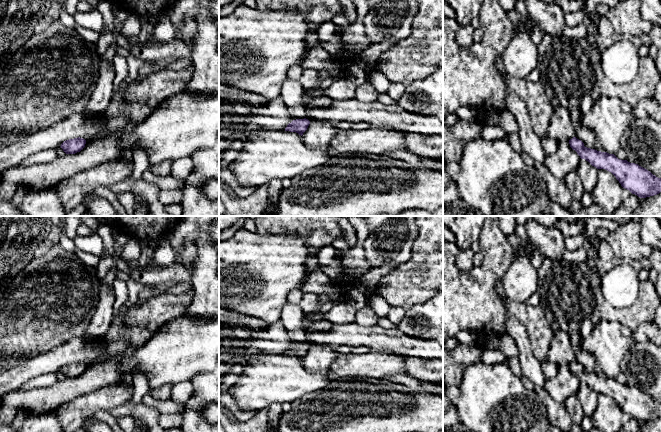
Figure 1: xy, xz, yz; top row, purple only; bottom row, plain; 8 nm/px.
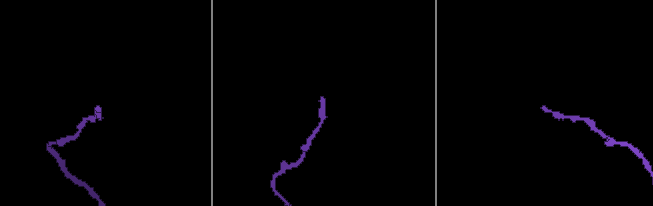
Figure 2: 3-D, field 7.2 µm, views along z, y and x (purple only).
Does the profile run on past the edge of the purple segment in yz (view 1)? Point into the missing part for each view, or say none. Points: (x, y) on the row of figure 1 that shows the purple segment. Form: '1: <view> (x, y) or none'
1: none

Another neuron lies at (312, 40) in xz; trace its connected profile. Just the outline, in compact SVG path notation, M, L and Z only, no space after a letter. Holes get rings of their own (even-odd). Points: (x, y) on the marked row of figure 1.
M311 32L308 33L306 36L306 45L309 49L312 49L313 47L319 45L320 42L318 40L317 32Z

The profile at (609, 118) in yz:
M601 96L583 116L582 124L592 130L609 154L621 149L624 132L636 118L632 106L616 97Z

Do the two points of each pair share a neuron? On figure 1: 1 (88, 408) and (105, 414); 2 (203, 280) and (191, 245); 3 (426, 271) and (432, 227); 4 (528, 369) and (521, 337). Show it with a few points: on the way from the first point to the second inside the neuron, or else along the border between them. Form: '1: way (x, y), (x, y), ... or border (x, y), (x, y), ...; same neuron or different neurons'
1: border (109, 408), (103, 408), (93, 416); different neurons
2: border (199, 235), (197, 257), (190, 266), (185, 268); different neurons
3: way (432, 260), (432, 238); same neuron
4: way (528, 361), (525, 357), (523, 345); same neuron

